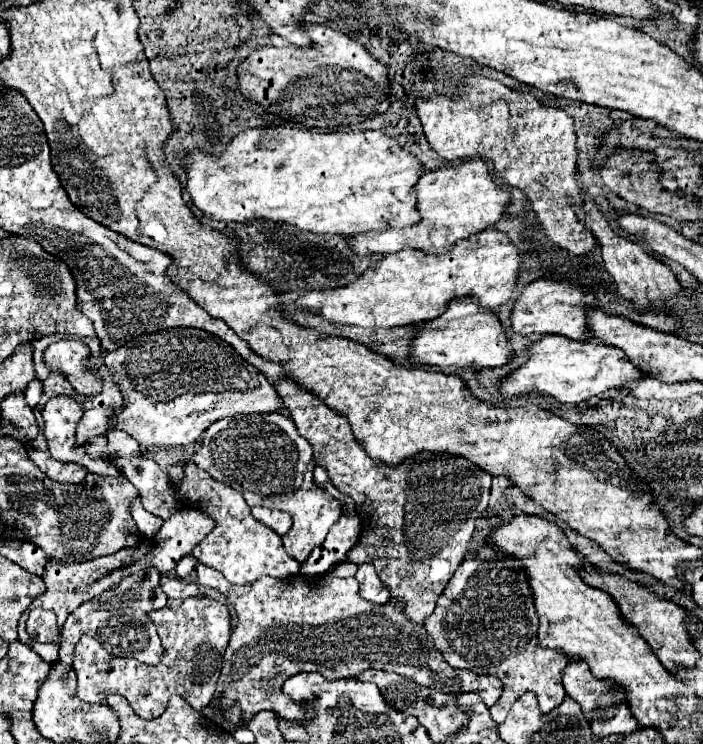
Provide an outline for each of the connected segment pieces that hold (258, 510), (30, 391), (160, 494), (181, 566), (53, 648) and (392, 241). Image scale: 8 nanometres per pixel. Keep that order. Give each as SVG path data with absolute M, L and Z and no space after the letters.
M252 507L252 515L256 521L264 523L266 527L270 527L278 535L284 535L292 525L290 515L284 511L274 511L274 509L266 509L266 507Z
M34 379L30 385L28 385L28 389L26 389L26 401L28 401L28 407L36 407L38 405L38 401L40 401L40 395L42 395L42 383L38 381L38 379Z
M112 429L108 431L108 453L110 453L110 461L120 469L120 473L124 473L128 477L128 481L140 491L140 499L142 499L142 505L146 511L158 515L158 517L164 517L168 519L176 509L180 509L180 503L178 499L174 497L172 489L170 489L170 481L166 477L166 473L158 467L158 463L150 461L150 459L144 459L140 455L140 447L138 443L128 437L128 433L124 431L118 431L118 429Z
M190 555L188 557L182 557L178 561L176 569L174 569L174 575L180 577L180 579L184 579L184 577L188 577L194 571L194 567L196 567L196 559L194 557L190 557Z
M32 641L32 649L34 649L46 663L56 663L56 661L58 661L58 649L60 649L58 643L38 643L38 641Z
M474 159L456 167L426 171L414 185L414 195L418 201L418 213L422 217L420 223L406 229L390 229L384 233L364 233L348 237L346 243L350 245L350 249L360 255L388 255L402 249L418 249L426 255L444 253L444 249L450 249L458 239L466 239L496 223L510 199L510 193L506 193L492 181L490 171L482 159Z

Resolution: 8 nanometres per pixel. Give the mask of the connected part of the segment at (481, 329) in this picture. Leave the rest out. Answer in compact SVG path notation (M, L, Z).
M452 299L444 313L432 321L426 321L410 347L410 361L420 365L436 365L436 367L498 367L504 365L512 349L506 343L506 333L492 309L480 309L472 299Z

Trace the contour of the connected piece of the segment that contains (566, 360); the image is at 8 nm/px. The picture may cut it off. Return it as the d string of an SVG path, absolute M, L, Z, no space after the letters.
M544 335L534 341L528 349L528 359L524 365L508 373L498 385L502 397L516 397L524 393L542 393L558 399L560 403L580 403L606 389L622 387L626 381L640 379L642 373L628 361L622 349L604 343L574 341L562 335Z

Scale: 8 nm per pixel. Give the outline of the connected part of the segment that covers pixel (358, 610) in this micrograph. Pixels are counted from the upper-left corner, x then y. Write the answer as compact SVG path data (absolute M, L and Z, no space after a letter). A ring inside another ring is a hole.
M340 561L328 573L324 573L322 577L314 577L314 579L290 577L290 579L282 581L282 579L274 579L274 577L260 577L258 581L254 581L250 585L232 585L216 569L210 569L204 565L196 567L198 583L224 593L228 597L228 601L232 603L232 607L236 609L236 617L238 617L238 623L230 635L228 649L222 657L222 675L218 679L216 693L210 703L214 707L216 723L222 721L224 707L230 705L232 701L240 703L242 721L250 719L254 713L264 711L264 709L276 711L280 717L294 721L294 723L304 721L308 717L306 711L300 705L296 705L292 699L286 699L280 693L284 679L294 673L302 673L302 671L316 671L316 673L322 673L326 679L348 679L348 677L354 677L356 673L372 667L372 669L382 669L382 671L394 671L394 673L404 675L424 687L440 689L442 693L454 695L454 693L462 693L462 691L474 691L482 697L482 701L488 707L498 701L498 697L502 693L502 683L496 677L478 675L468 669L460 671L460 669L450 667L444 661L444 657L434 649L432 641L428 639L426 627L408 621L404 617L404 613L400 611L402 607L398 603L374 605L374 603L364 601L358 595L358 581L354 577L356 569L358 569L358 565L354 565L350 561Z

